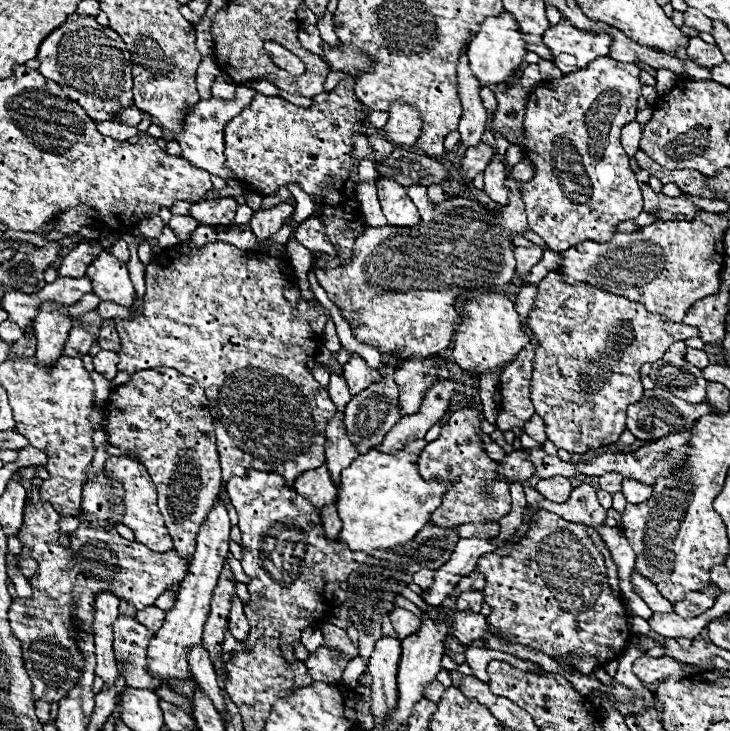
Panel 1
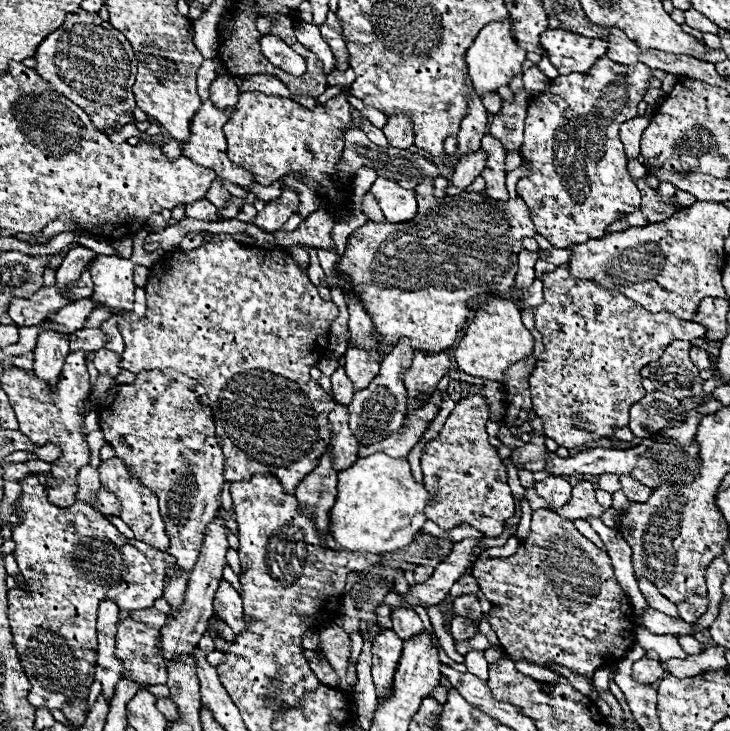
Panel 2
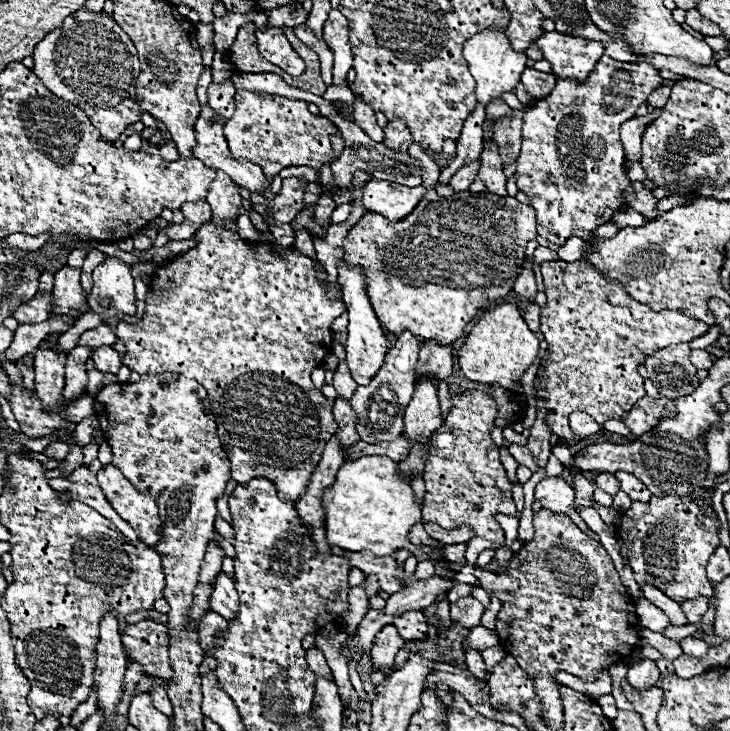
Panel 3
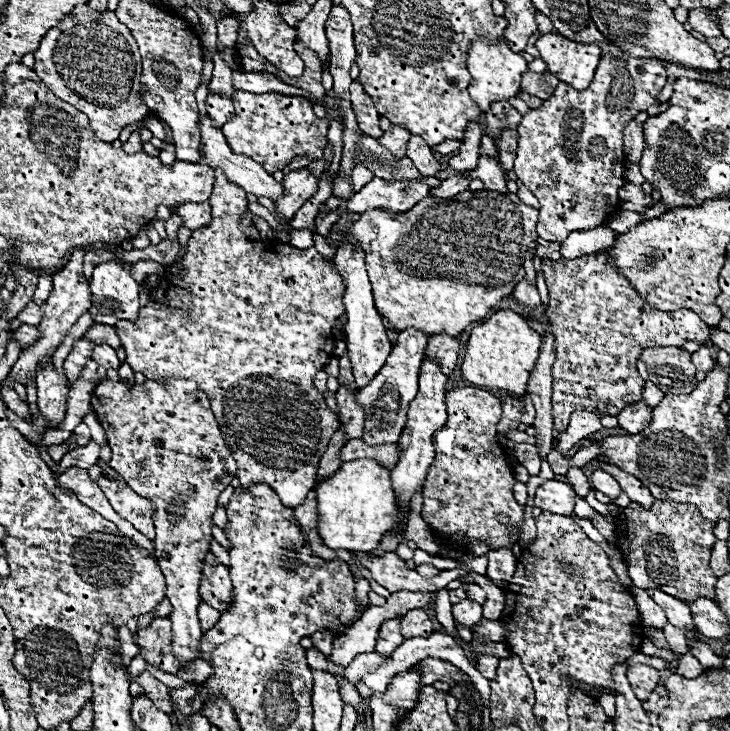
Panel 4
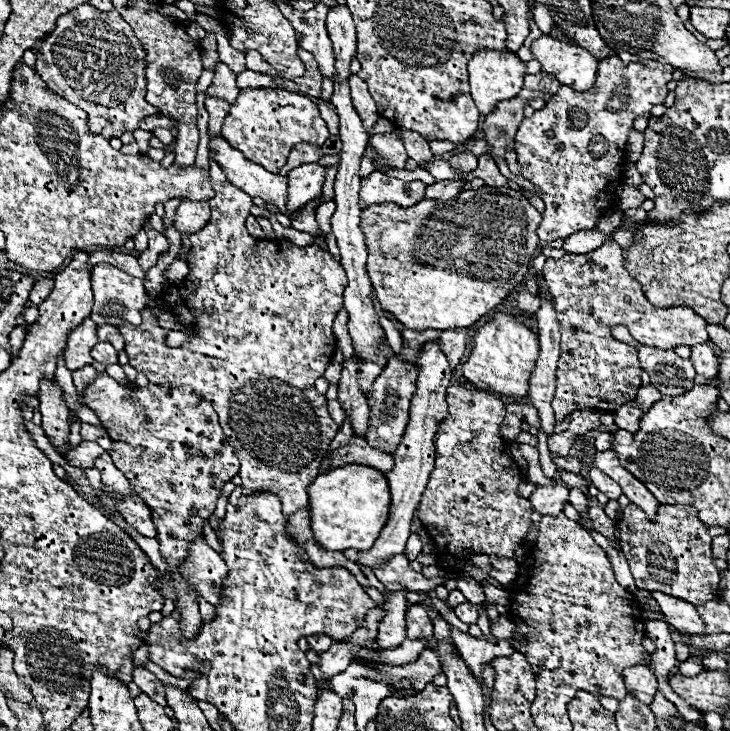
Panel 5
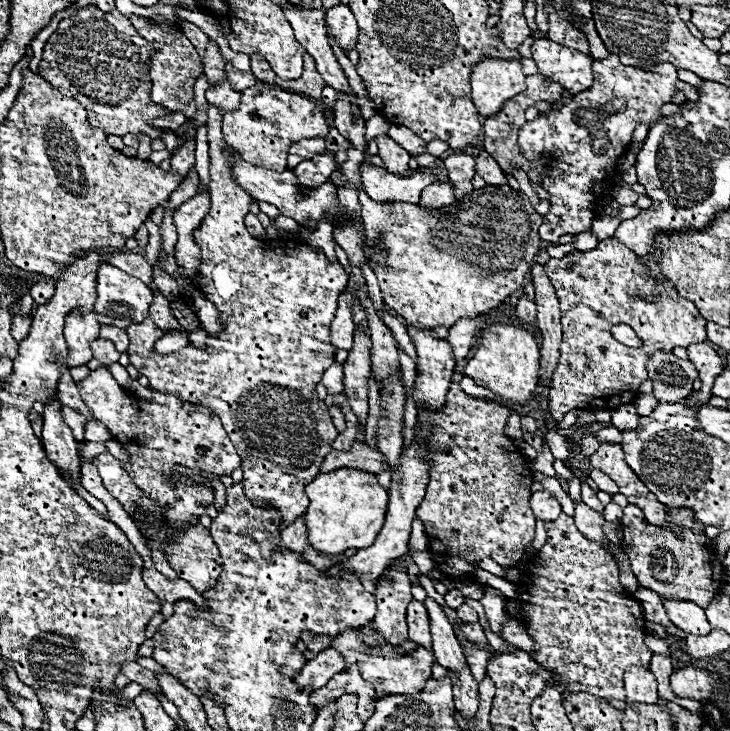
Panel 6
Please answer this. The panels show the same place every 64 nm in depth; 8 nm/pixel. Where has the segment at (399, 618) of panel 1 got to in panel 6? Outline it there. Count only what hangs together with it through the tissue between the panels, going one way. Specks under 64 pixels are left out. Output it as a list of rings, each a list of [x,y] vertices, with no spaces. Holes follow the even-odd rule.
[[[412,600],[408,604],[408,636],[416,644],[432,650],[432,638],[430,638],[430,620],[428,612],[422,602]]]

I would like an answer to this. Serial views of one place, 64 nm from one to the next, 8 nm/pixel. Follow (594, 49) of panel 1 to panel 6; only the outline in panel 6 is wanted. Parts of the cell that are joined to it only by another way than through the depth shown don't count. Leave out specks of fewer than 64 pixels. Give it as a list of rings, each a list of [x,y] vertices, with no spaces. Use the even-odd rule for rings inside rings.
[[[550,38],[534,40],[532,60],[538,64],[542,76],[560,82],[570,94],[584,92],[594,82],[592,58]]]

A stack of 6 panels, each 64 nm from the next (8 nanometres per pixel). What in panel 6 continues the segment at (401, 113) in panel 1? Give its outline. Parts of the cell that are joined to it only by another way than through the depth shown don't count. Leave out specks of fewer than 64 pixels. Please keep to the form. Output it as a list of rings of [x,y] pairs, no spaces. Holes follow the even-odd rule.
[[[376,136],[374,142],[378,146],[378,156],[382,158],[382,162],[388,170],[392,170],[392,172],[406,172],[408,170],[410,154],[400,144],[396,144],[388,136]]]

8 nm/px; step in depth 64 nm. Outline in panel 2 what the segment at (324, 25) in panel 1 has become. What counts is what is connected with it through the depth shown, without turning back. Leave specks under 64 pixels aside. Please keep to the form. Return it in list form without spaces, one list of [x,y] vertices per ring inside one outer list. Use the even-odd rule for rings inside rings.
[[[328,12],[326,22],[320,24],[320,32],[322,32],[322,38],[326,40],[326,44],[332,48],[332,52],[336,56],[336,68],[338,70],[350,68],[350,64],[348,64],[348,48],[344,44],[342,34],[340,34],[340,22],[338,22],[334,12]]]

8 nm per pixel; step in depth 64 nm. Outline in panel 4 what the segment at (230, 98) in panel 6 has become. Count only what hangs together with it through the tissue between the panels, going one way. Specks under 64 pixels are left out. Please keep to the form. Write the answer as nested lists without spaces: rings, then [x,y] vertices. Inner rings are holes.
[[[216,52],[214,54],[214,72],[212,72],[212,80],[208,84],[208,90],[214,90],[214,92],[222,92],[222,94],[228,94],[232,96],[236,90],[232,86],[232,68],[230,64],[226,64],[222,60],[222,54]]]

